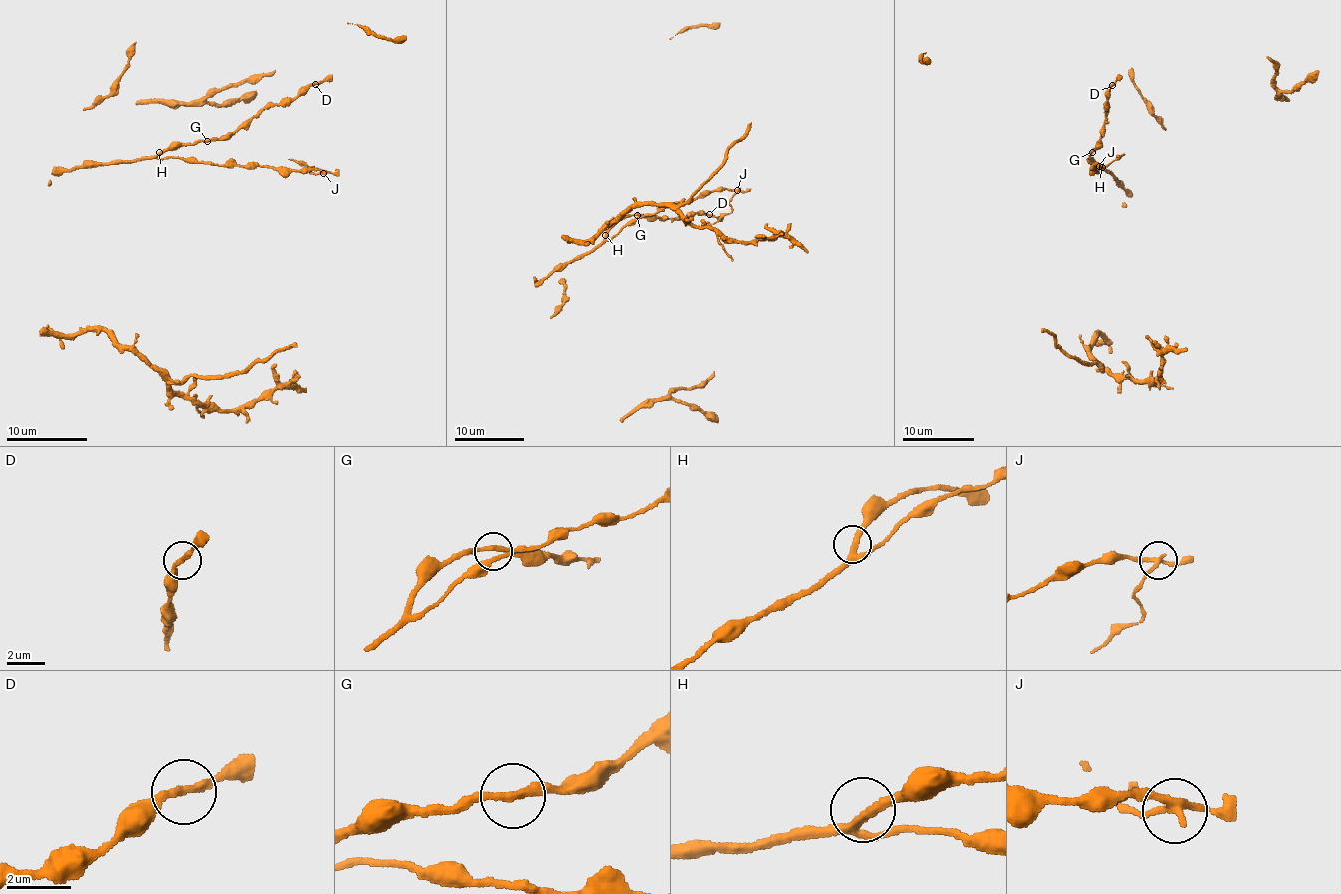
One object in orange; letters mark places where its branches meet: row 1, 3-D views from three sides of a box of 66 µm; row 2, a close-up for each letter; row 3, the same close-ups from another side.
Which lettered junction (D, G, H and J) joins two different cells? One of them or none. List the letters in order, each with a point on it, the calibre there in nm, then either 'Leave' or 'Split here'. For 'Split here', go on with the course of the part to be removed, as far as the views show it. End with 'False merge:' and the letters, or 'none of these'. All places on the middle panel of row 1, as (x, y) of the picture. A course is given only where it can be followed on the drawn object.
D: Place: (709, 214). Thickness 240 nm. Leave
G: Place: (637, 215). Thickness 240 nm. Leave
H: Place: (605, 235). Thickness 220 nm. Leave
J: Place: (737, 190). Thickness 220 nm. Split here. Course of the part to remove: (738, 190), (728, 202), (732, 210), (713, 224)
False merge: J

